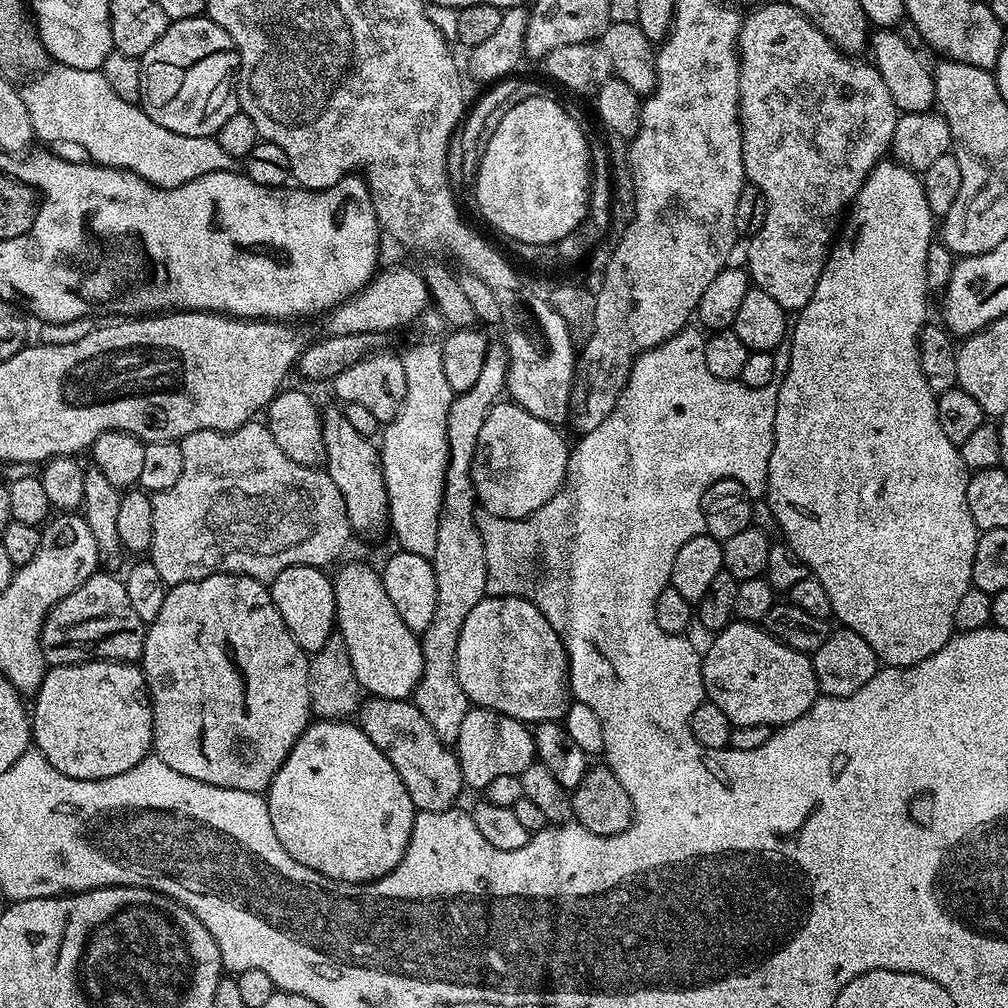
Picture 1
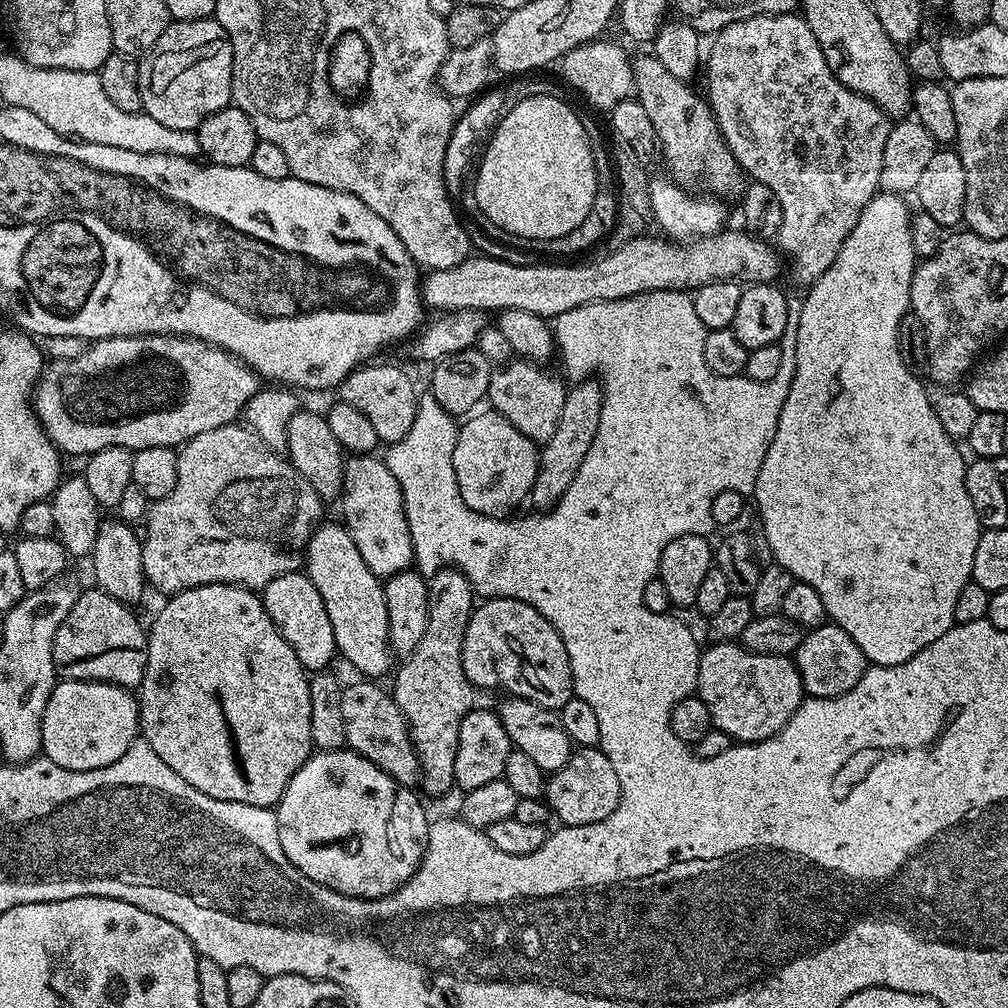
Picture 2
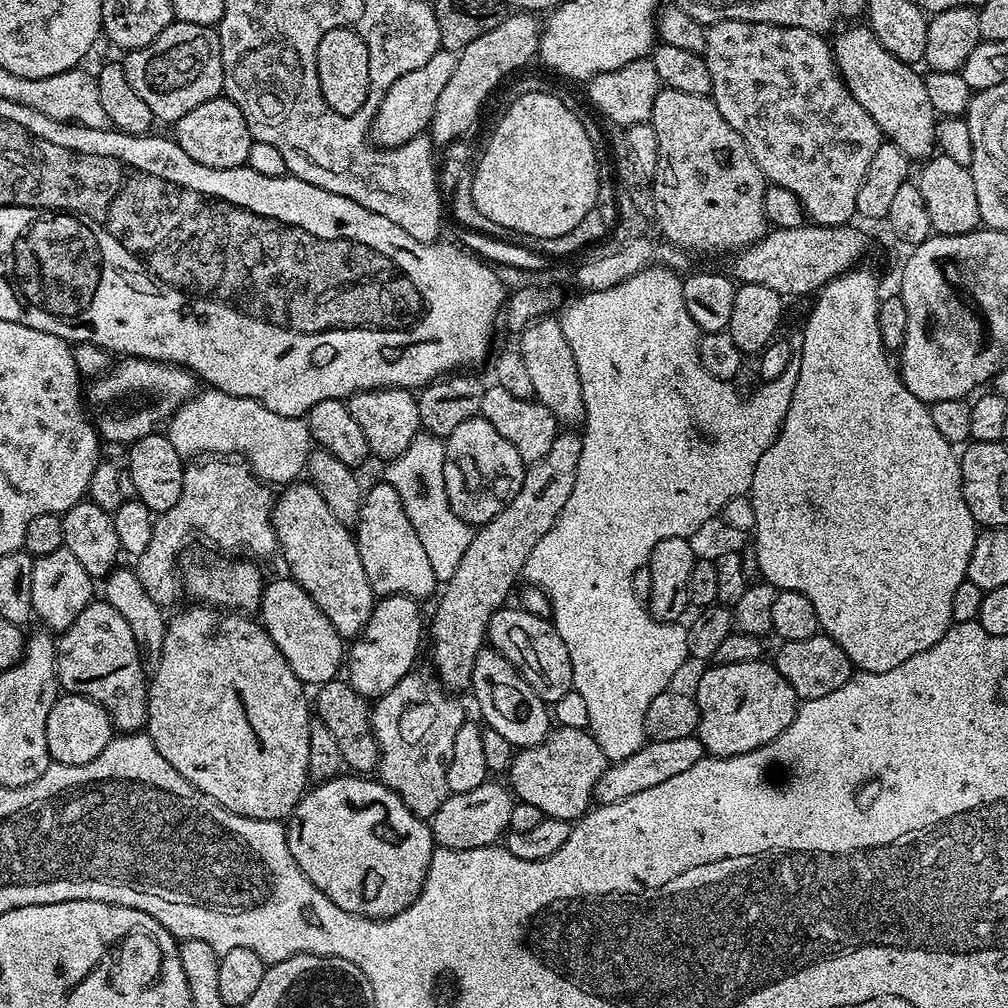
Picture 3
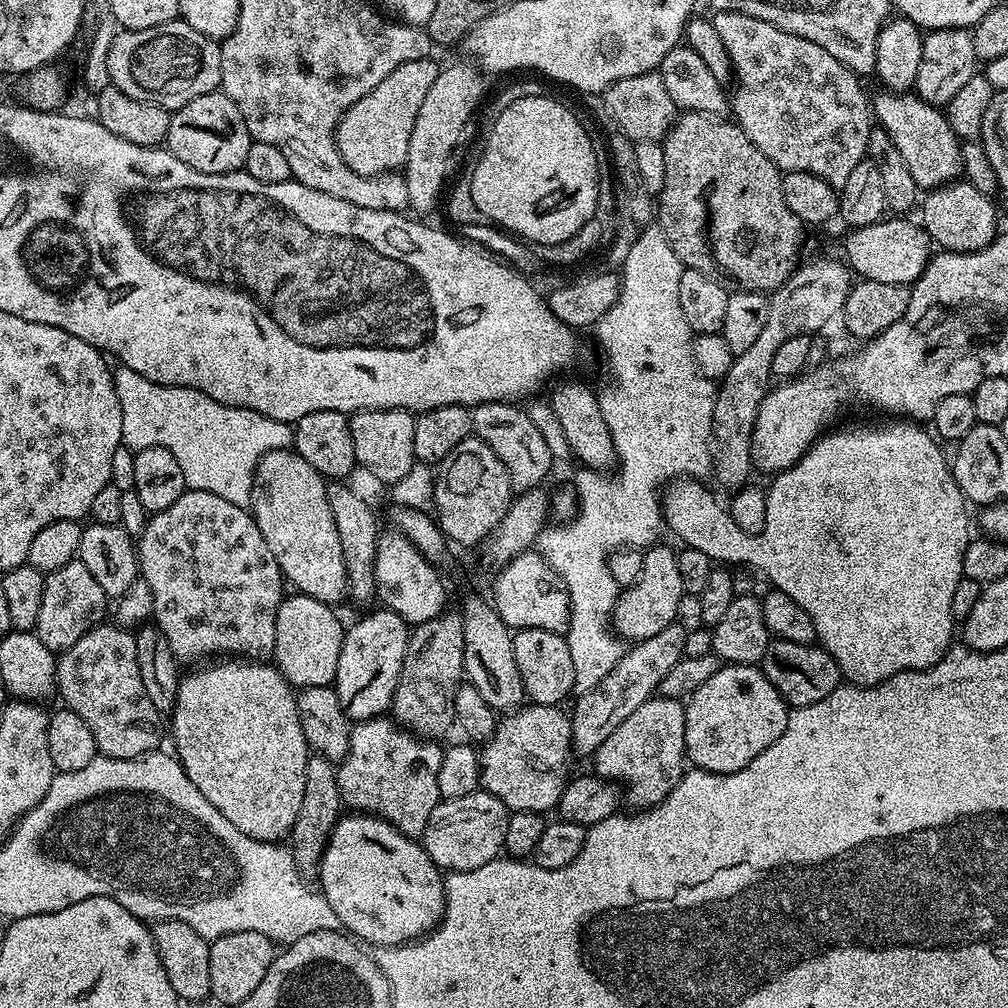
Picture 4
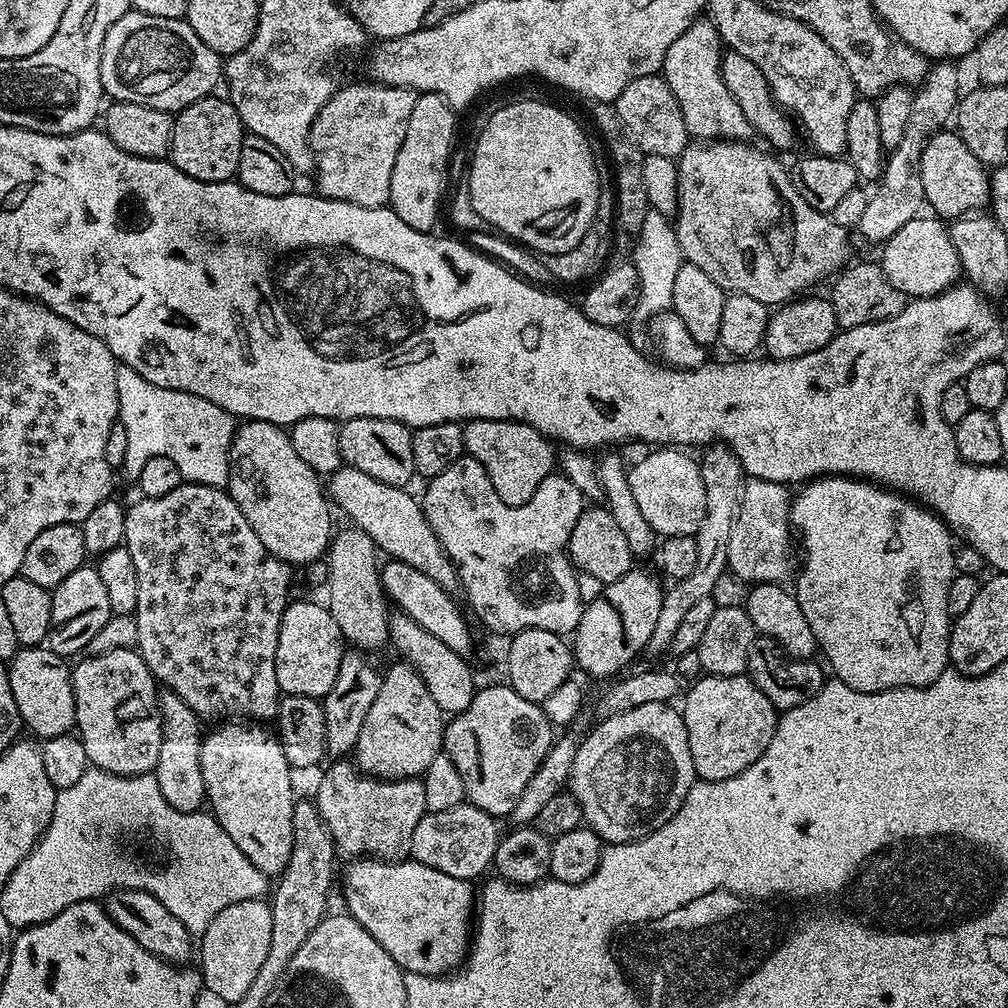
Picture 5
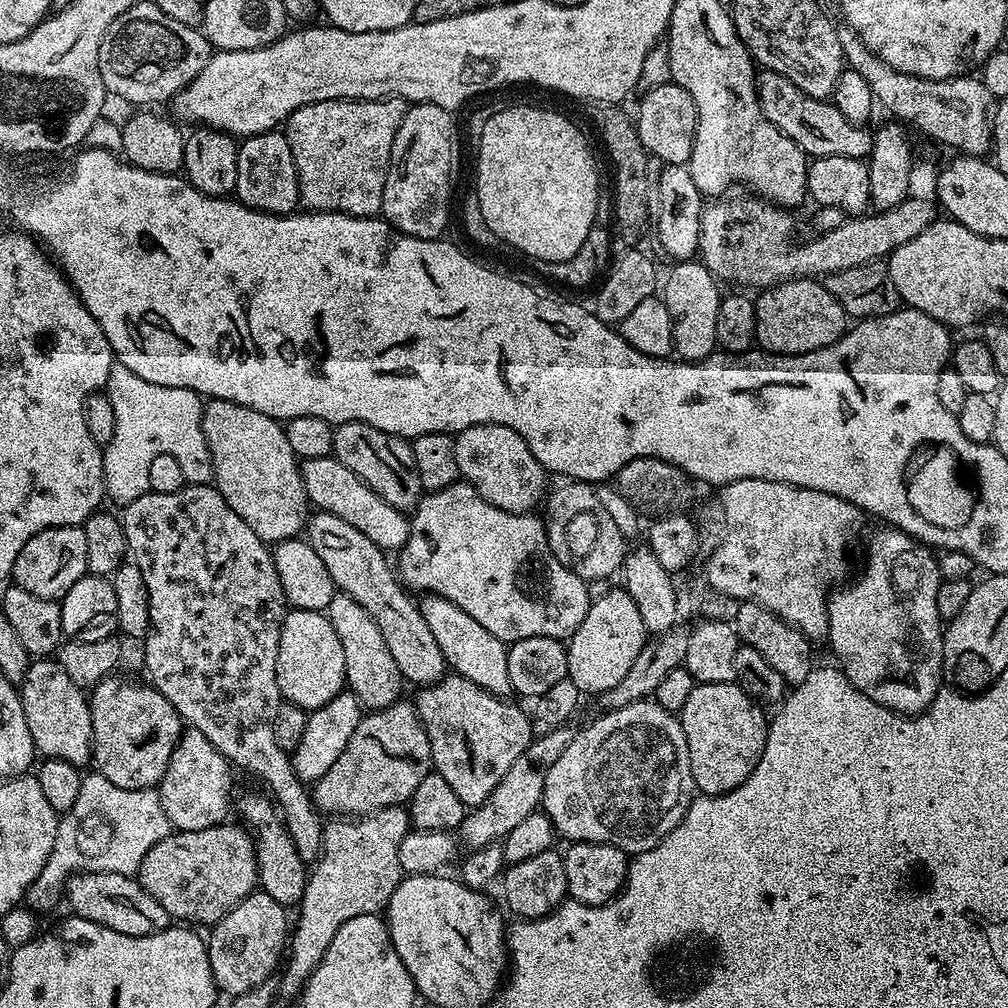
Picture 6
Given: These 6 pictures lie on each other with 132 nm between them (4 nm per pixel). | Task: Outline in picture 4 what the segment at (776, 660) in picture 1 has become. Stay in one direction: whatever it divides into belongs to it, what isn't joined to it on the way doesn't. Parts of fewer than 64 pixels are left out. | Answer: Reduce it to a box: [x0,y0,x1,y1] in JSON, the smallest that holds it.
[684,663,790,776]

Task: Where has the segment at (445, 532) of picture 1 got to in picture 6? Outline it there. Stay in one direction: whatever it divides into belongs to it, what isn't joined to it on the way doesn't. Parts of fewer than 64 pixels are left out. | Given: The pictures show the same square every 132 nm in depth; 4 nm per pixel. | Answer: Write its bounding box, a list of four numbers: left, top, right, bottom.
[278,806,410,998]

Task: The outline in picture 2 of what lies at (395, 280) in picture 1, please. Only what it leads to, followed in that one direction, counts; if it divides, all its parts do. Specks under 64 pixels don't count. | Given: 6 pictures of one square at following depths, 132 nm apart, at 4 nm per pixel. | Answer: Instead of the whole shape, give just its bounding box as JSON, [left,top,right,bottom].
[422,230,781,318]

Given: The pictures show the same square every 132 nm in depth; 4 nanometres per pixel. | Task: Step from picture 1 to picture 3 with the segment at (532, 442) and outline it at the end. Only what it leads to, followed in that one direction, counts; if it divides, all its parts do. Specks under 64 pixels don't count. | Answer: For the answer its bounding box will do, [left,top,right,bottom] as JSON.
[444,415,524,526]

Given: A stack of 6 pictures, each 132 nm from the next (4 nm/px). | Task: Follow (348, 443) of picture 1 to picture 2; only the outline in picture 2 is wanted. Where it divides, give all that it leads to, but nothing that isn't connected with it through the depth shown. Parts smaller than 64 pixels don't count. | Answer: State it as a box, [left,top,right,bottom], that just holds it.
[338,455,413,578]

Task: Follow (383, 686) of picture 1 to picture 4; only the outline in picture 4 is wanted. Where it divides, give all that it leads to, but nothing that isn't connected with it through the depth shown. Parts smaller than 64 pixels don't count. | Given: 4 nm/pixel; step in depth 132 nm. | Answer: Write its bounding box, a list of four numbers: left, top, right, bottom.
[250,448,348,606]

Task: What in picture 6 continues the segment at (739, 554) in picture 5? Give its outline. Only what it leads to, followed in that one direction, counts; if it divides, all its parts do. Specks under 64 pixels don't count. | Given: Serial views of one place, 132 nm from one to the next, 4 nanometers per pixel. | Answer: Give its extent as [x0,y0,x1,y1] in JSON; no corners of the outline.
[707,480,865,641]

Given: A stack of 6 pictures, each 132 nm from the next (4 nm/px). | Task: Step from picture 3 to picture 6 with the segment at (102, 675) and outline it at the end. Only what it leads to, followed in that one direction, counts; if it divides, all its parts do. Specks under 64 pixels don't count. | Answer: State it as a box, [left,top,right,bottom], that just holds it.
[88,674,180,790]

